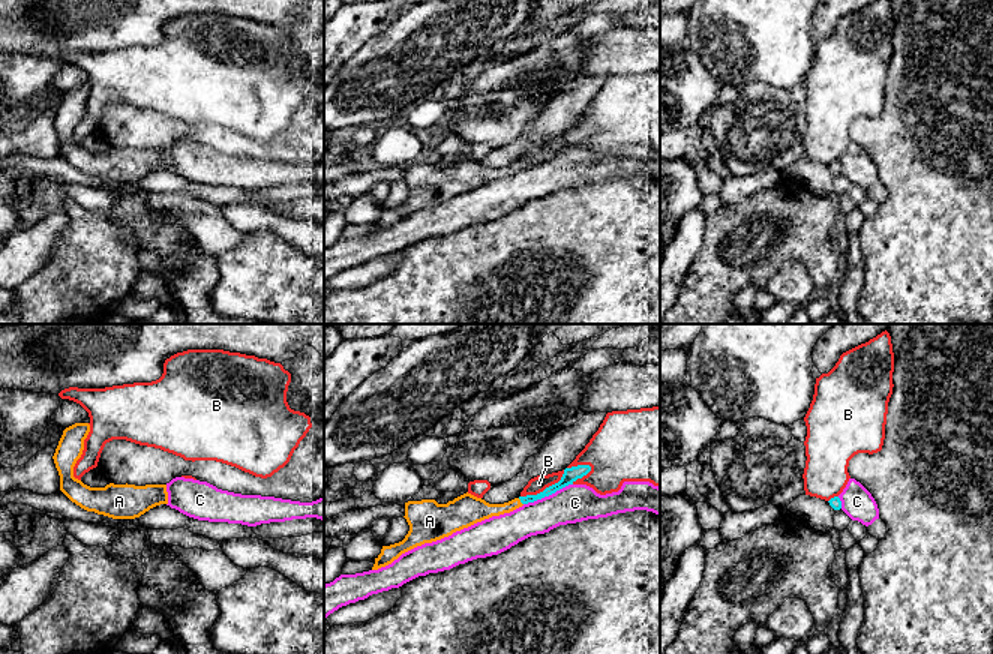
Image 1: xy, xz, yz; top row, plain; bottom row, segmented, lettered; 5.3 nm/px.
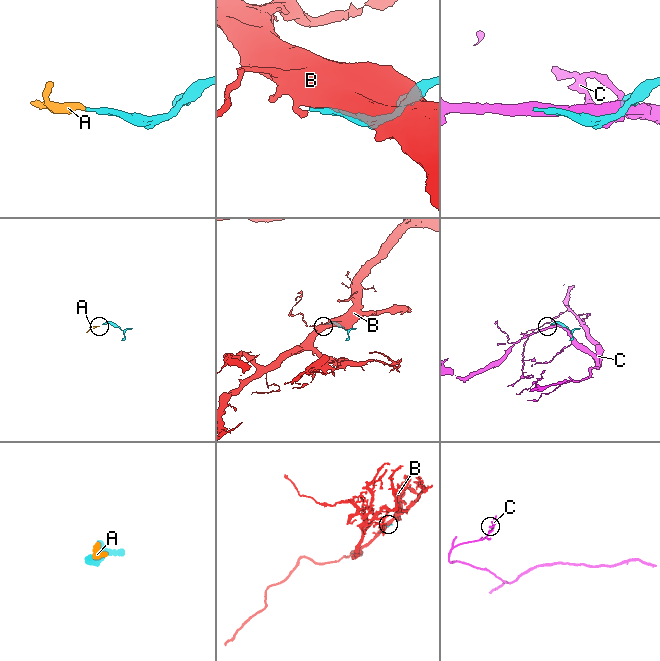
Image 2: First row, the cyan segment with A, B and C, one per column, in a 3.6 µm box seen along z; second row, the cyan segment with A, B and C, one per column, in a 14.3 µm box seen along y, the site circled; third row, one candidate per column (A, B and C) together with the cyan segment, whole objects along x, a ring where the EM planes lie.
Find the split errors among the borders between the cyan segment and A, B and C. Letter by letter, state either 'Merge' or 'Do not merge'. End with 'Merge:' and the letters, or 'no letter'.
A: Merge
B: Do not merge
C: Do not merge
Merge: A

